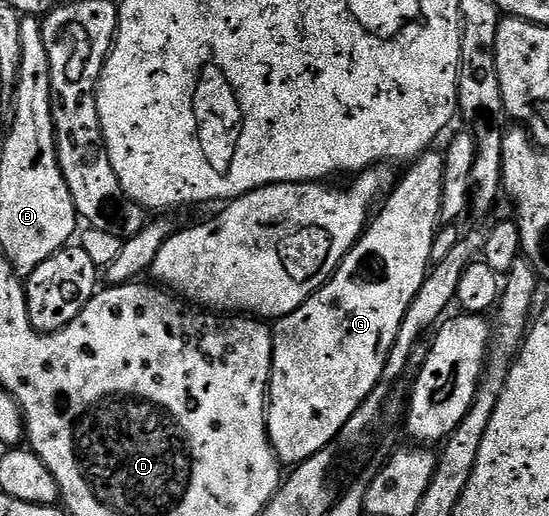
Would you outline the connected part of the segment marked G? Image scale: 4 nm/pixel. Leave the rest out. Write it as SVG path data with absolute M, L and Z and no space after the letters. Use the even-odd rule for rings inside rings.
M427 150L409 165L406 177L394 188L382 213L366 225L366 231L356 241L330 280L318 292L313 292L292 314L283 316L273 325L274 353L270 367L270 387L266 405L266 433L274 453L286 466L303 464L317 452L325 452L330 443L342 435L342 428L356 410L372 394L382 380L392 342L400 334L400 322L412 298L426 281L432 265L430 255L435 233L440 228L441 188L445 162L441 151Z

